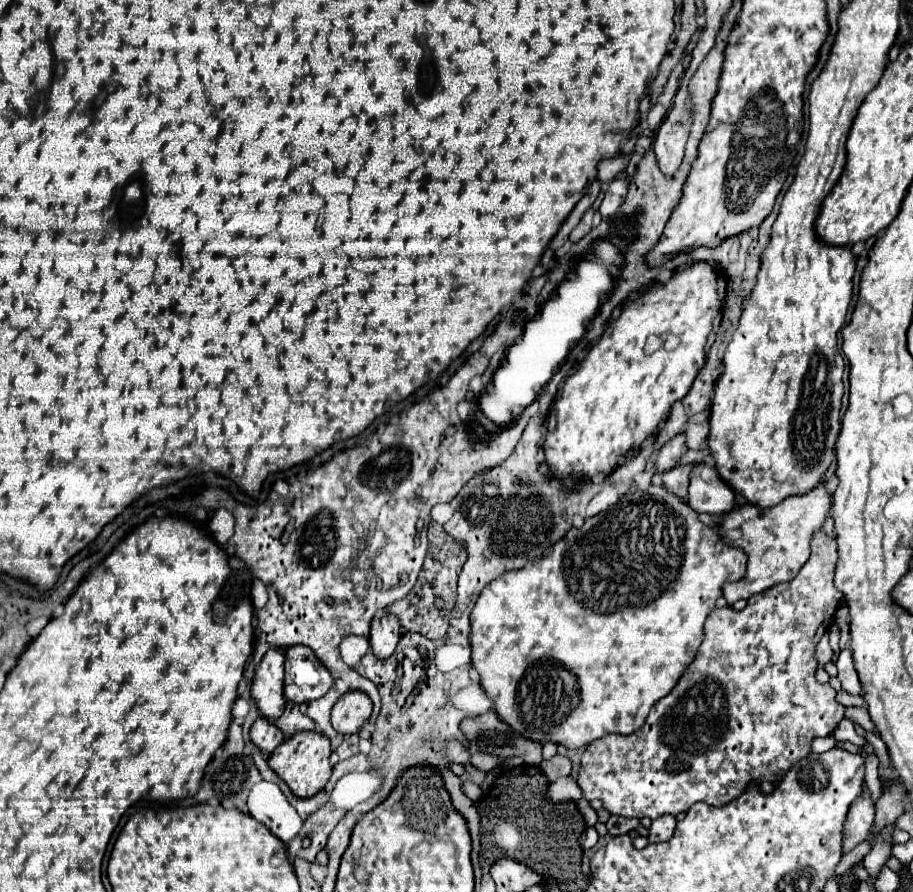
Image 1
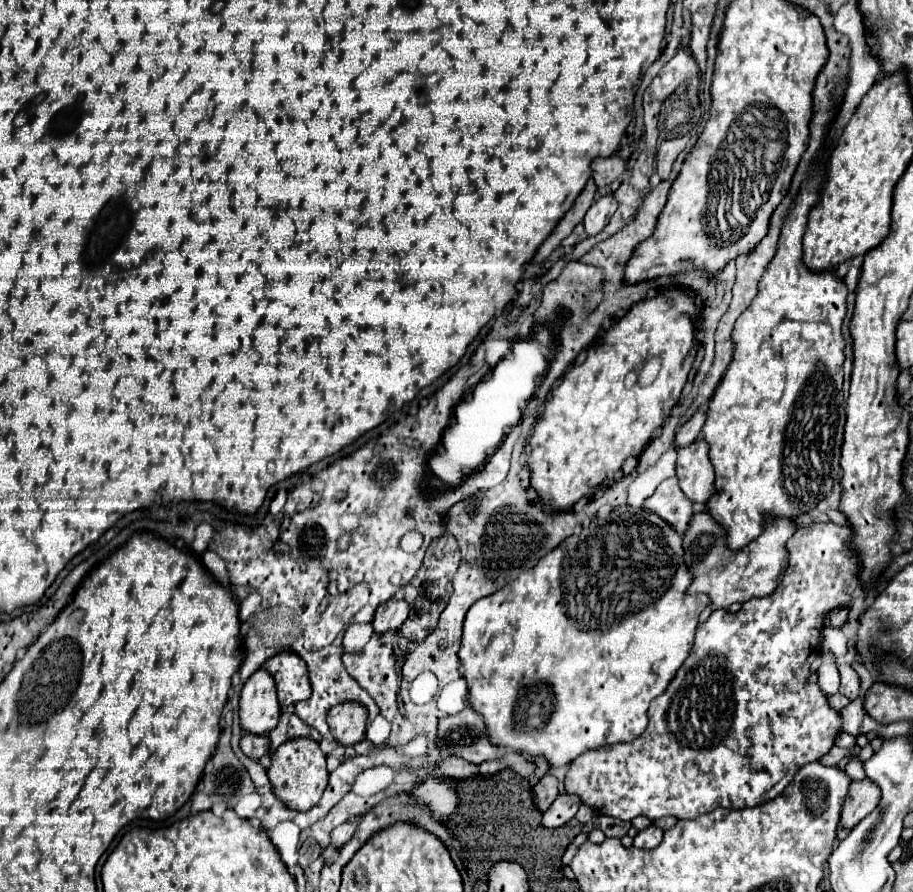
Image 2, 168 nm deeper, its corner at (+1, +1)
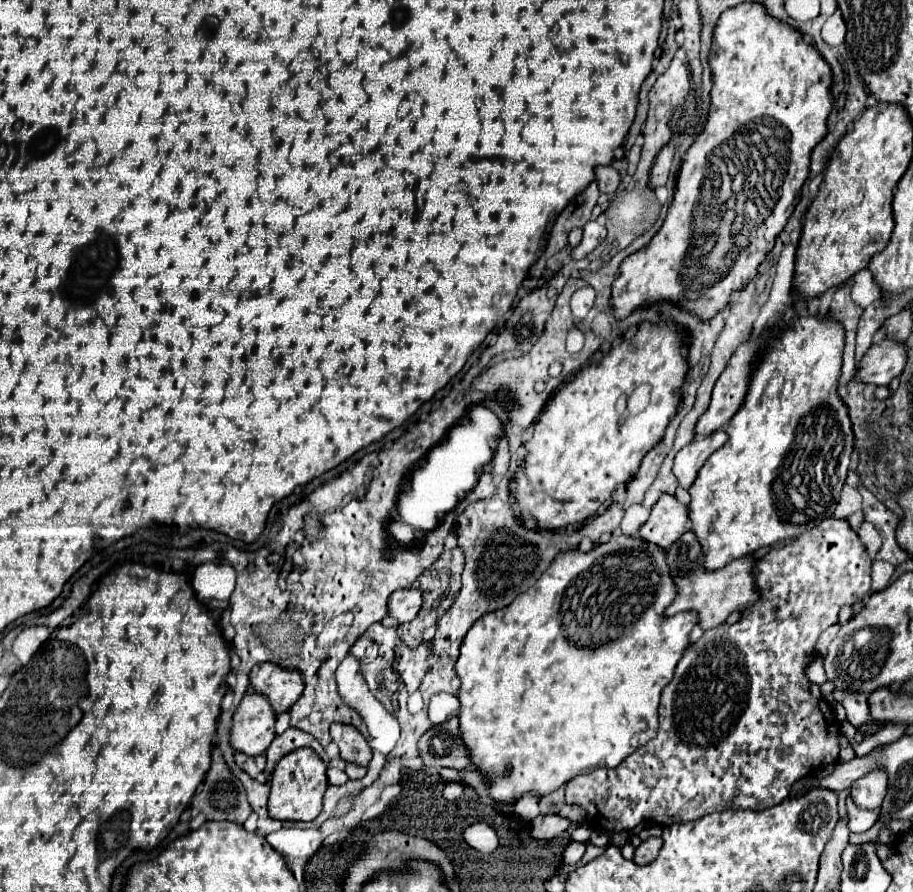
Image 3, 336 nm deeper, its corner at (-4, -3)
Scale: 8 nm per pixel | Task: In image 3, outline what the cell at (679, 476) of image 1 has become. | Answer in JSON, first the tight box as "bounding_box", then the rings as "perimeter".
{"bounding_box":[639,494,687,550],"perimeter":[[[665,494],[653,506],[649,520],[639,530],[639,536],[645,542],[653,542],[655,546],[667,550],[675,538],[685,532],[687,520],[687,508],[675,496]]]}

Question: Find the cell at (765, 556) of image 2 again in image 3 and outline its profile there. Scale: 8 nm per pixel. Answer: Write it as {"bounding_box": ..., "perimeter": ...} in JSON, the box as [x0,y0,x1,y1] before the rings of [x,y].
{"bounding_box":[665,532,759,630],"perimeter":[[[685,532],[675,544],[671,544],[671,548],[665,554],[667,566],[671,568],[671,578],[677,586],[677,596],[671,602],[671,606],[667,606],[665,616],[675,616],[677,612],[693,610],[699,614],[699,626],[703,630],[709,630],[723,624],[731,612],[743,612],[747,606],[753,606],[759,600],[759,594],[755,592],[751,578],[751,570],[755,566],[755,560],[751,556],[739,558],[731,562],[727,568],[707,572],[701,564],[701,550],[693,532]]]}

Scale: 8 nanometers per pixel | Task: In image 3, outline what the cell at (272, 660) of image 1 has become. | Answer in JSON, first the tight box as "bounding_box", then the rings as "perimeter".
{"bounding_box":[229,692,275,756],"perimeter":[[[247,692],[233,714],[229,744],[235,752],[259,756],[275,738],[273,728],[275,712],[271,704],[267,704],[267,698],[261,698],[261,694],[255,692]]]}

